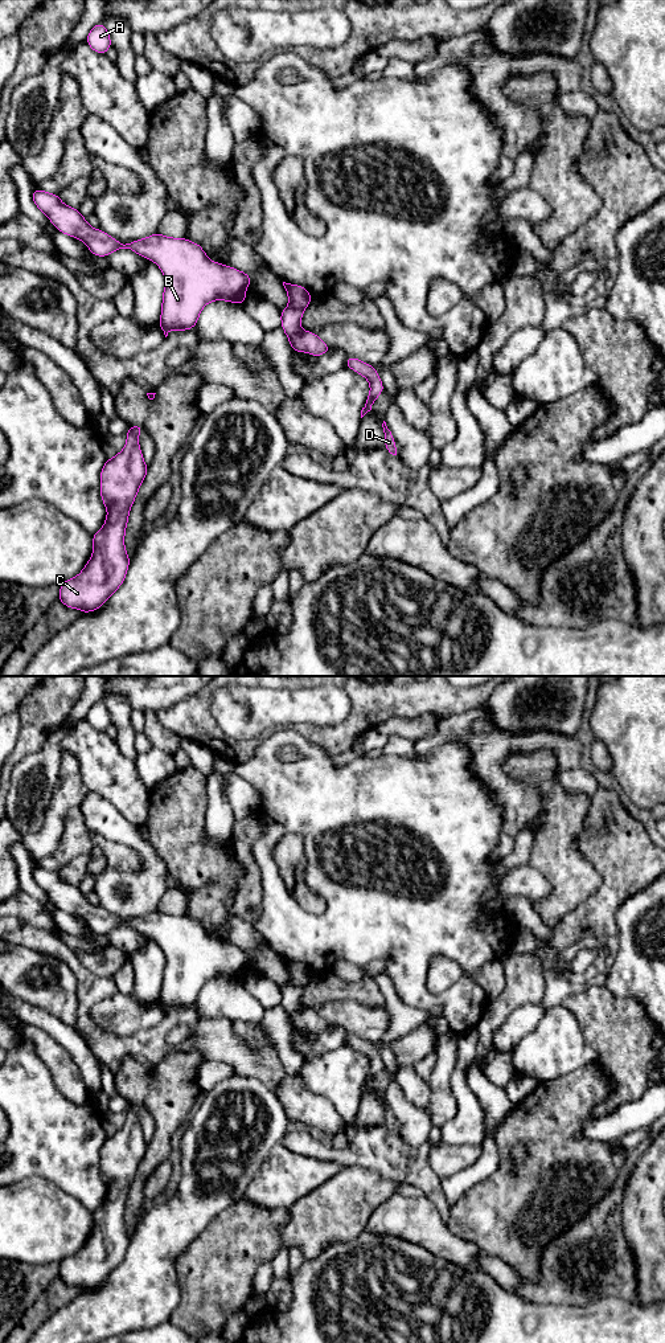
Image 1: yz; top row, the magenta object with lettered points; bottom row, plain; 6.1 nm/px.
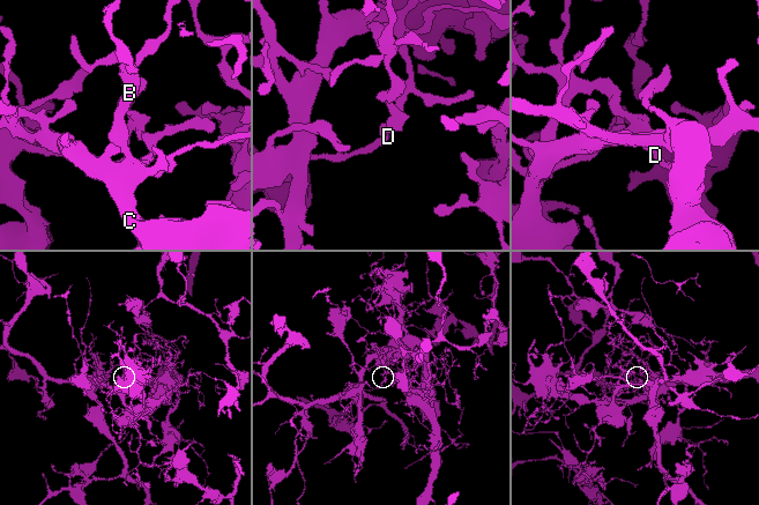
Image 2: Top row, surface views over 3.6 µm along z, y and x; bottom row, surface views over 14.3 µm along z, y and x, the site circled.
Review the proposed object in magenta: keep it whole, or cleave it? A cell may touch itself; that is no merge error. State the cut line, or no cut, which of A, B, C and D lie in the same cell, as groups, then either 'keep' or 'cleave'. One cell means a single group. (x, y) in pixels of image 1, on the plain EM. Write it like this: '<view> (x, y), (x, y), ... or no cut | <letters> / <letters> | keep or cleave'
yz (288, 983), (303, 987) | A B C / D | cleave

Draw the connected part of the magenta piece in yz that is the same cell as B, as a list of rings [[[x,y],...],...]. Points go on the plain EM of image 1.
[[[34,867],[32,876],[57,908],[81,917],[95,934],[131,926],[160,945],[165,965],[159,1004],[165,1015],[171,1007],[194,1006],[202,986],[213,978],[245,980],[251,961],[249,951],[210,938],[196,920],[155,910],[123,922],[106,909],[91,905],[78,887],[59,877],[59,872]]]

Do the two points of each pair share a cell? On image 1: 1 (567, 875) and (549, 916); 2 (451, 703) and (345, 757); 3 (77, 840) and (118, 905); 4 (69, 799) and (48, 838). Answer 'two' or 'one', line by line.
1: one
2: two
3: two
4: one

